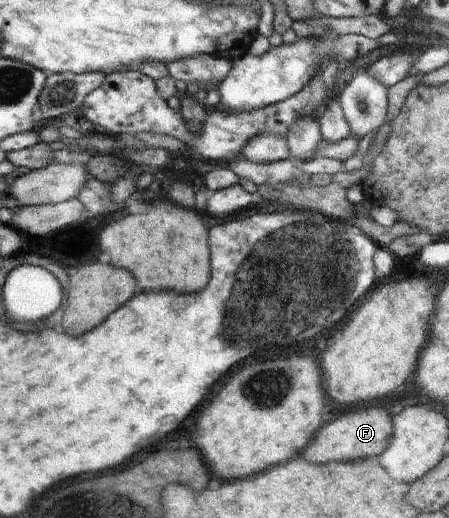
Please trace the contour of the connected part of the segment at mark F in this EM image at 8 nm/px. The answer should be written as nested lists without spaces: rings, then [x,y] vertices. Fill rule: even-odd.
[[[371,406],[365,408],[365,411],[347,413],[341,419],[331,421],[319,431],[315,441],[307,447],[305,459],[311,463],[335,463],[335,461],[357,461],[357,459],[381,455],[389,447],[393,437],[393,414],[387,409]]]

